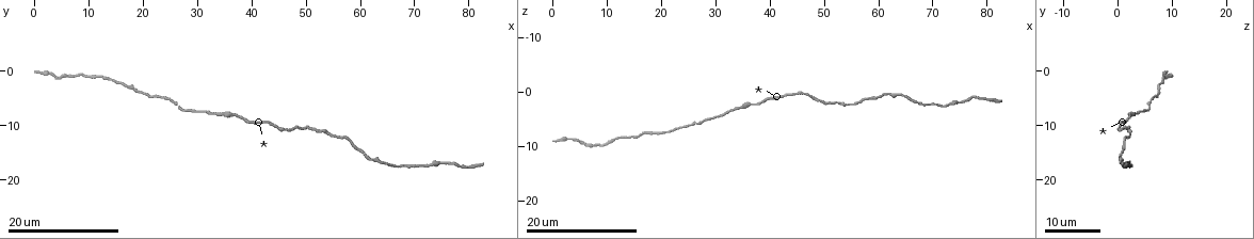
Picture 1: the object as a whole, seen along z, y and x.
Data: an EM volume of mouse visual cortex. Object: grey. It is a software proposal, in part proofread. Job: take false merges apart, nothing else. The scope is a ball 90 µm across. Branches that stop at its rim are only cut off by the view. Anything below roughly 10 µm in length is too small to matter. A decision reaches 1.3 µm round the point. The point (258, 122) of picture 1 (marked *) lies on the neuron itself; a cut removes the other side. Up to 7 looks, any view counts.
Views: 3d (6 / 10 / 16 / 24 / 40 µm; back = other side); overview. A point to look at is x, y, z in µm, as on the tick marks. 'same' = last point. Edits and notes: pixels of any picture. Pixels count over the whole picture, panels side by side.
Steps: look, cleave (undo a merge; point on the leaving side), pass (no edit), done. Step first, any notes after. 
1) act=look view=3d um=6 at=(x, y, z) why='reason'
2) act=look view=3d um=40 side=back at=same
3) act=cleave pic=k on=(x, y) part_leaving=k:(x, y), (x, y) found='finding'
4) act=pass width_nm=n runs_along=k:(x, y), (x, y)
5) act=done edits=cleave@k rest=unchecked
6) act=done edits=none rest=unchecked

act=look view=3d um=24 at=(37.0, 7.5, 2.0) why='calibre changes'

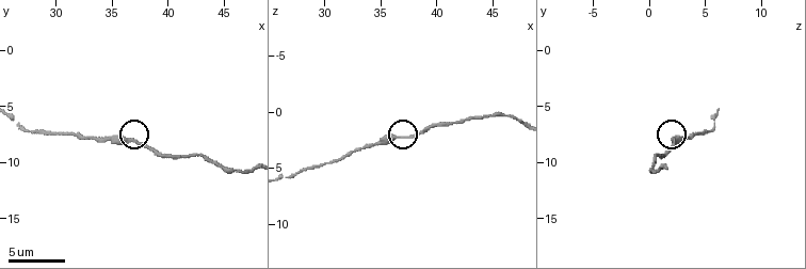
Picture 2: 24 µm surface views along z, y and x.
act=look view=3d um=10 at=(36.6, 7.8, 2.2)

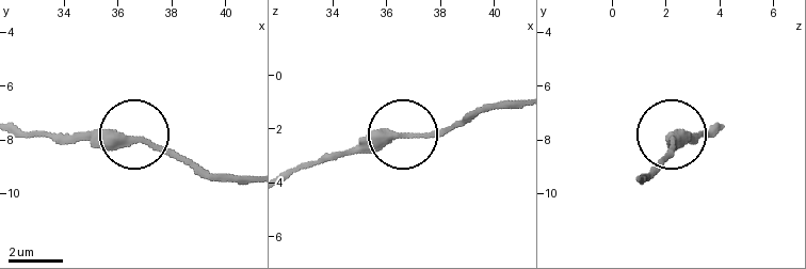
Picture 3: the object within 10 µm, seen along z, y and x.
act=pass runs_along=3:(519, 99), (471, 110), (431, 133), (375, 133), (322, 154) found='one neuron here'

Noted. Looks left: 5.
act=look view=3d um=16 at=(32.4, 7.8, 3.6) why='thick turns thin'

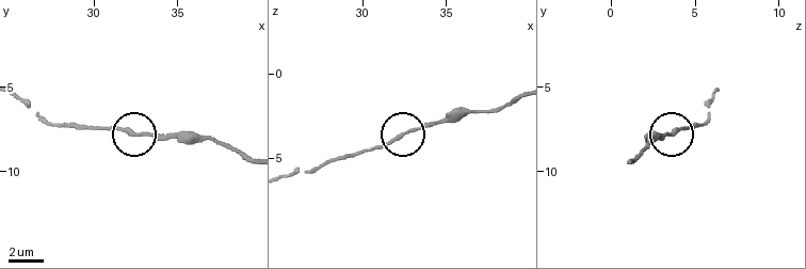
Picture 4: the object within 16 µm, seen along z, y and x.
act=pass runs_along=4:(247, 159), (209, 141), (144, 137), (118, 128), (85, 128) found='one neuron here'

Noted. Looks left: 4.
act=look view=3d um=24 at=(55.0, 11.5, 2.0) why='narrows sharply'

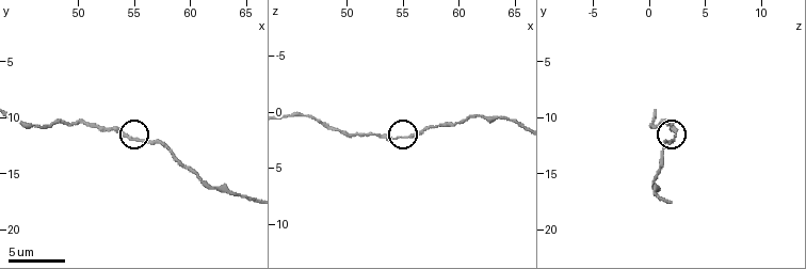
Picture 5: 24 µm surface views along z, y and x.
act=look view=3d um=6 at=(54.6, 11.8, 2.2)

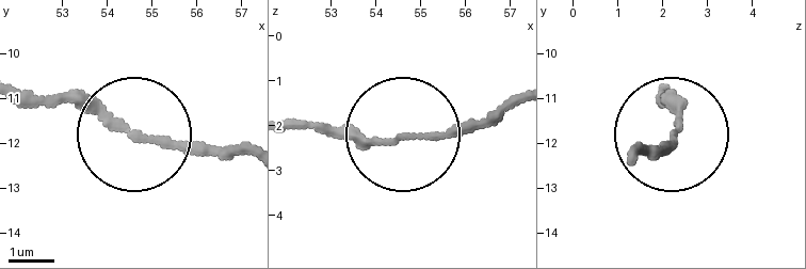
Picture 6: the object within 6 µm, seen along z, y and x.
act=pass runs_along=6:(28, 91), (230, 156) found='continuous, no second neuron'

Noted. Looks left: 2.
act=look view=3d um=16 at=(75.0, 17.0, 2.0) why='sudden change in width'

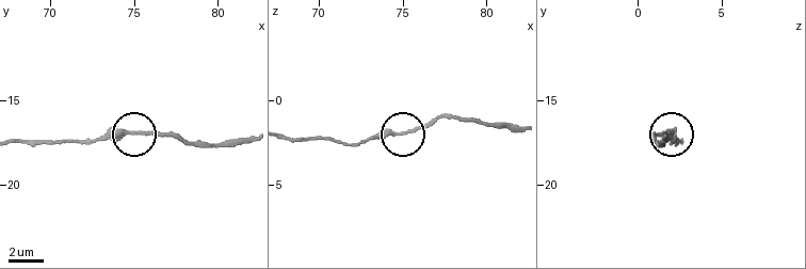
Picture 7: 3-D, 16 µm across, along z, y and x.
act=look view=3d um=6 at=(74.8, 16.8, 1.9)

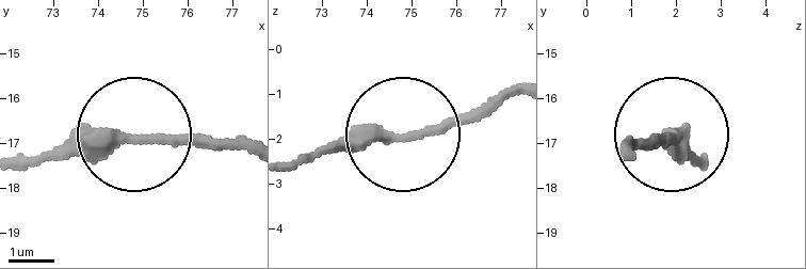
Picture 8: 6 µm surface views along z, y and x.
act=pass found='continuous, no second neuron'

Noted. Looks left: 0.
act=done edits=none rest=unchecked

